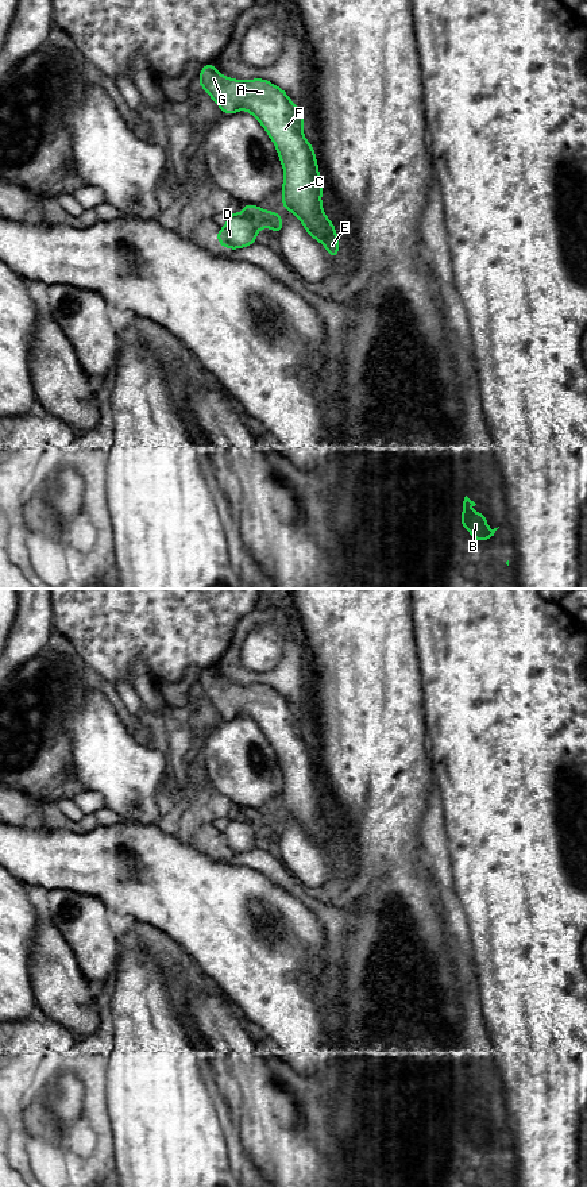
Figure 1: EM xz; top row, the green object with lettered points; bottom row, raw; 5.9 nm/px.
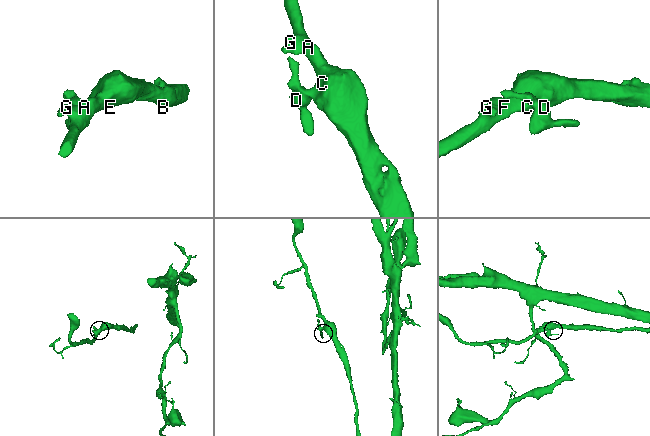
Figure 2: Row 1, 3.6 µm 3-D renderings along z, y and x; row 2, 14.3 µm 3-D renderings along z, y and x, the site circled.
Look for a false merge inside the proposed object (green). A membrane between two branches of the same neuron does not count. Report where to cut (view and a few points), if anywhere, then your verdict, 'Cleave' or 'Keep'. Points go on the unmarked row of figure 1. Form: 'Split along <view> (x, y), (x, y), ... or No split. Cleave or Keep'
Split along xz (244, 820), (262, 832). Cleave

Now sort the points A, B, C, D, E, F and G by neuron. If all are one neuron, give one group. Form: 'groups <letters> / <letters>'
groups A B C E F G / D

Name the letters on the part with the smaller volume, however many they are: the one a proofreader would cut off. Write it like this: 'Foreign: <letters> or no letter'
Foreign: D

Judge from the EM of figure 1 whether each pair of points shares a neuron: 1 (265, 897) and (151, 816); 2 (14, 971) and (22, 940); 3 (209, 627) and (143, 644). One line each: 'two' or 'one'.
1: two
2: one
3: one

